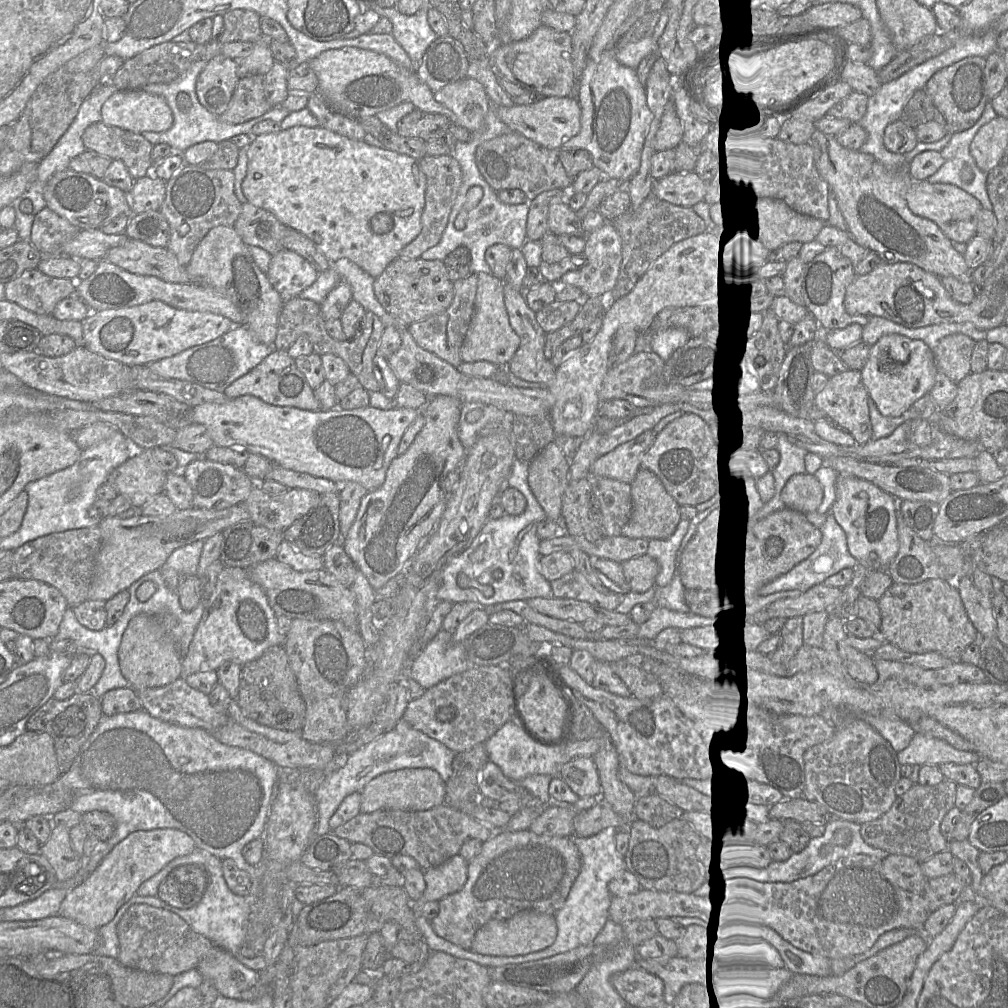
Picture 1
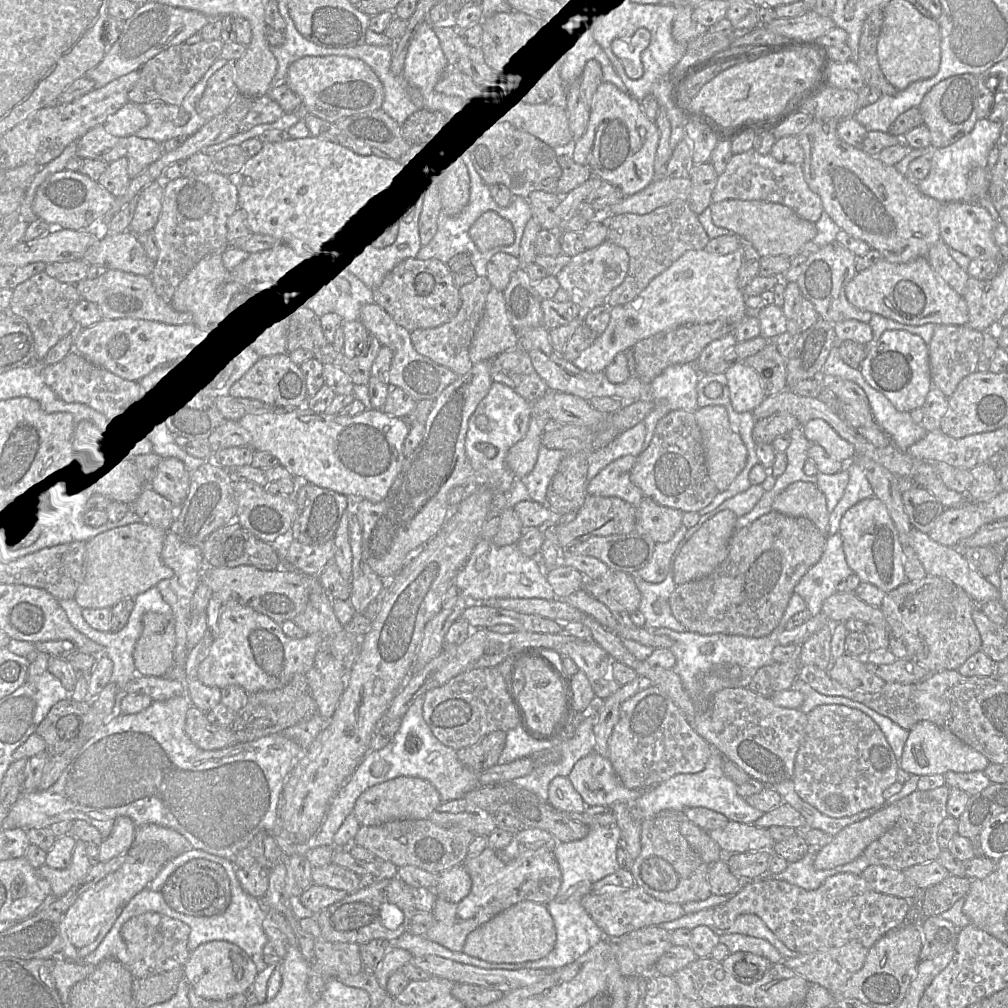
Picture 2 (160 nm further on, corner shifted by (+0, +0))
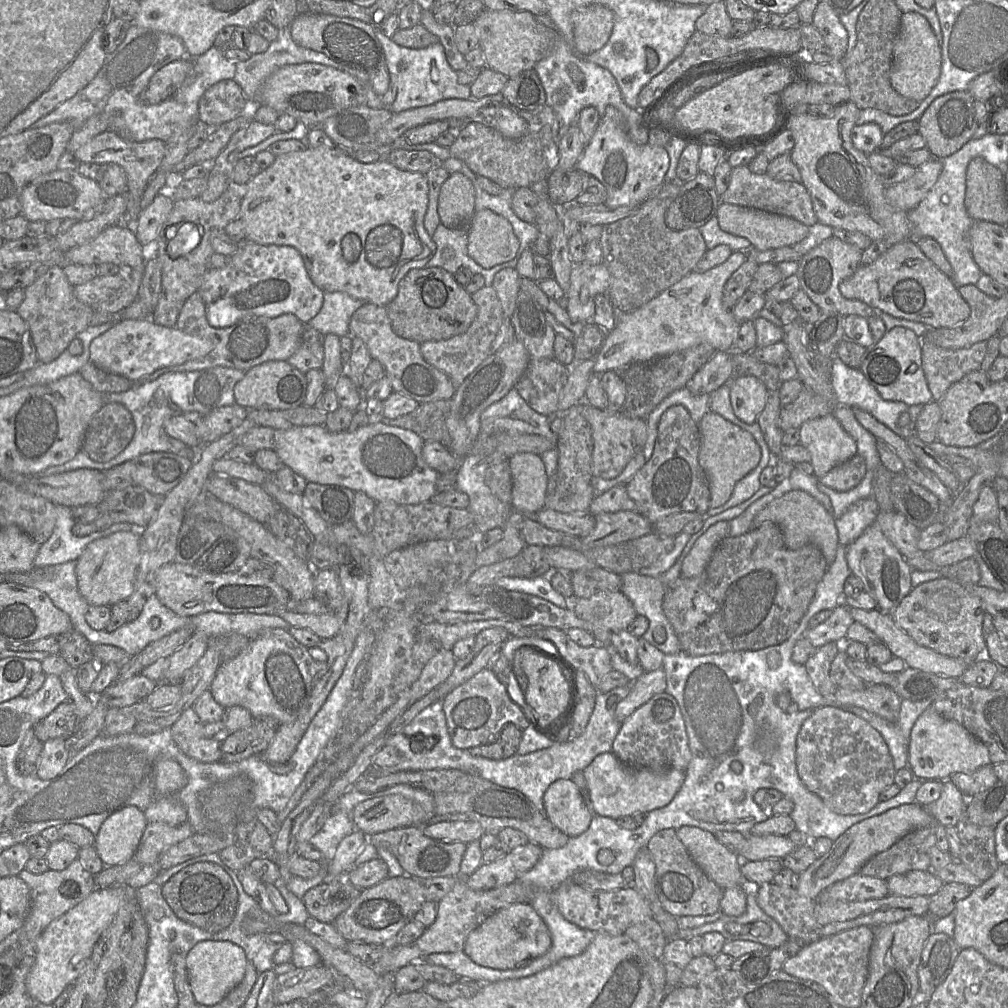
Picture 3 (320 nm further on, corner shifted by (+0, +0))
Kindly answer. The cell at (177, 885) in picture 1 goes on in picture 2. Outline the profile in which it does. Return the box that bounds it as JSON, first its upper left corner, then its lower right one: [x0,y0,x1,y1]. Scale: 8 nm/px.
[161,859,231,916]

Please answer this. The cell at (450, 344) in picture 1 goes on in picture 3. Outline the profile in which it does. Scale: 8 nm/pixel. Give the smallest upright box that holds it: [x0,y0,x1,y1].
[420,285,504,388]

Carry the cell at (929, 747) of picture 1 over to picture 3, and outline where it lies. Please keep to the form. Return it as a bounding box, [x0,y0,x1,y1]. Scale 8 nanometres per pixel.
[908,706,990,780]

